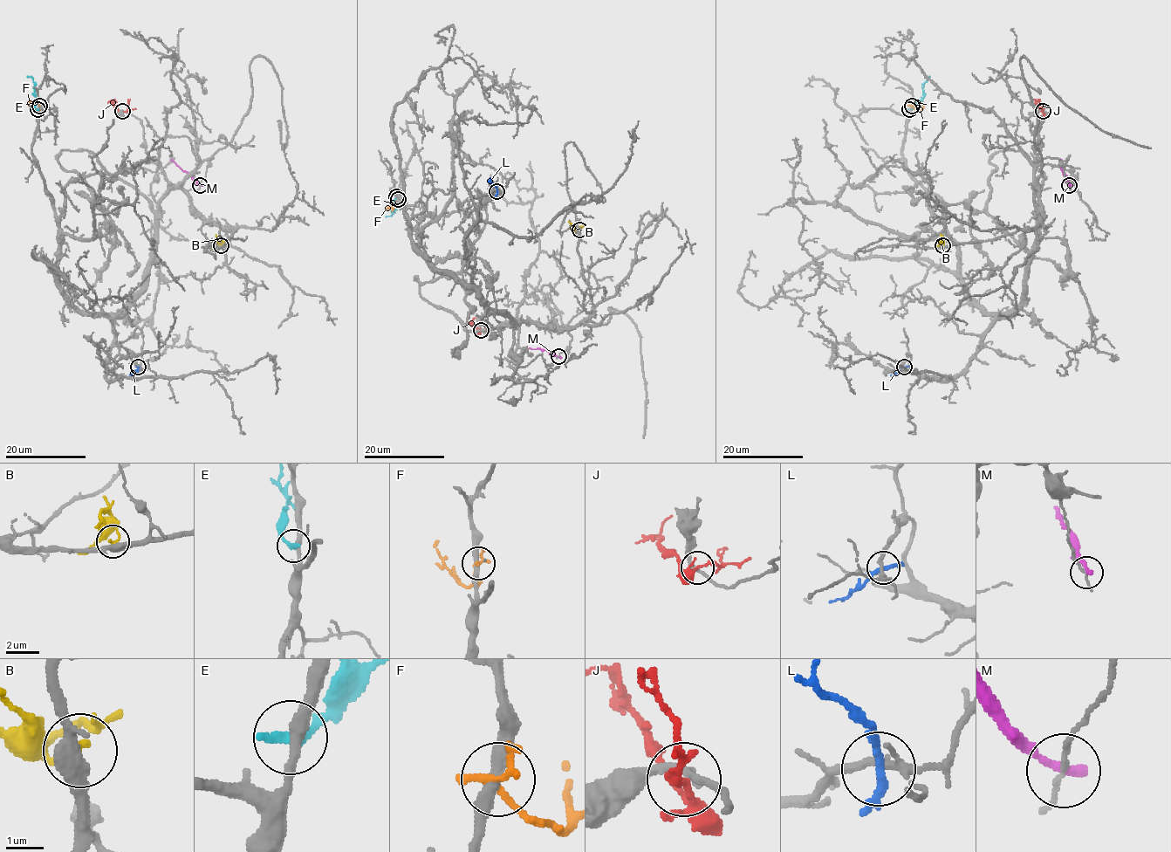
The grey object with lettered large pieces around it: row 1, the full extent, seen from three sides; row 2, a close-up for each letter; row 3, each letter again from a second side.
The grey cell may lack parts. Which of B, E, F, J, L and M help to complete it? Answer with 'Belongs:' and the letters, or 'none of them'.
Belongs: none of them

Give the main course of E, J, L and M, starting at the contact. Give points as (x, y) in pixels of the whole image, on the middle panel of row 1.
E: (395, 196), (393, 210), (386, 216)
J: (482, 330), (478, 331), (472, 324), (475, 318)
L: (496, 190), (489, 181), (490, 177)
M: (559, 356), (546, 350), (529, 348)

